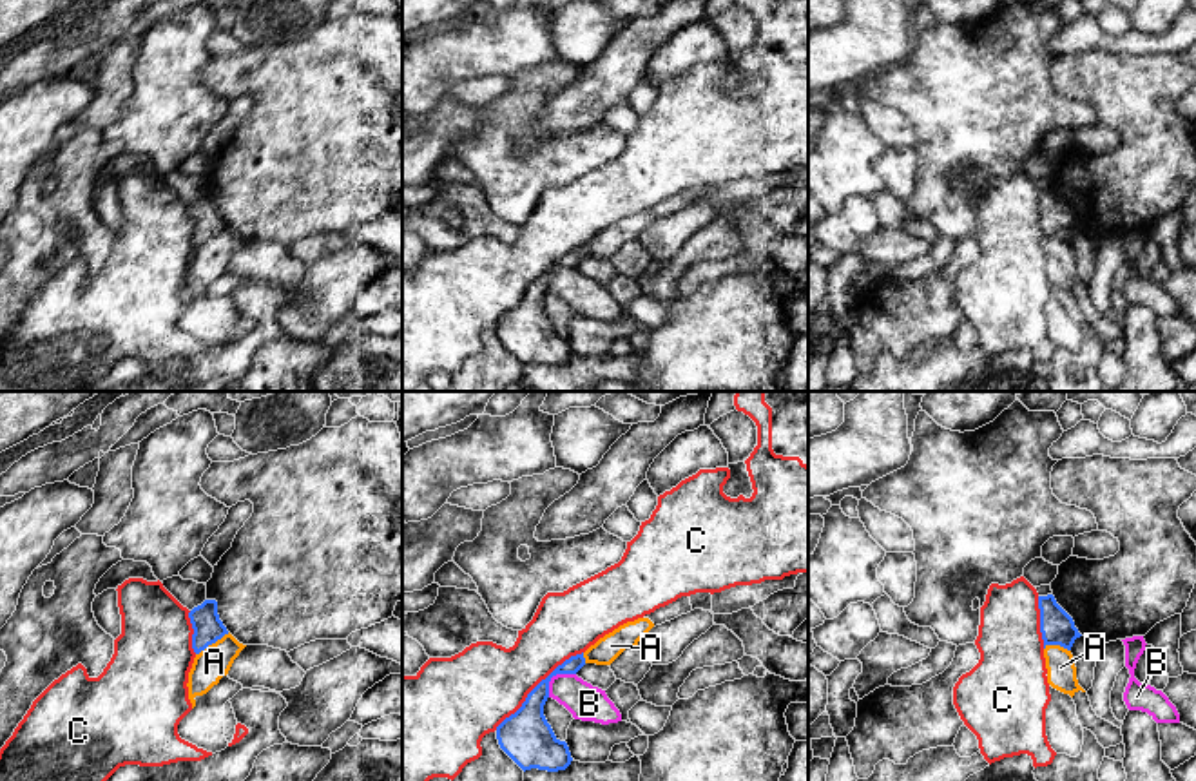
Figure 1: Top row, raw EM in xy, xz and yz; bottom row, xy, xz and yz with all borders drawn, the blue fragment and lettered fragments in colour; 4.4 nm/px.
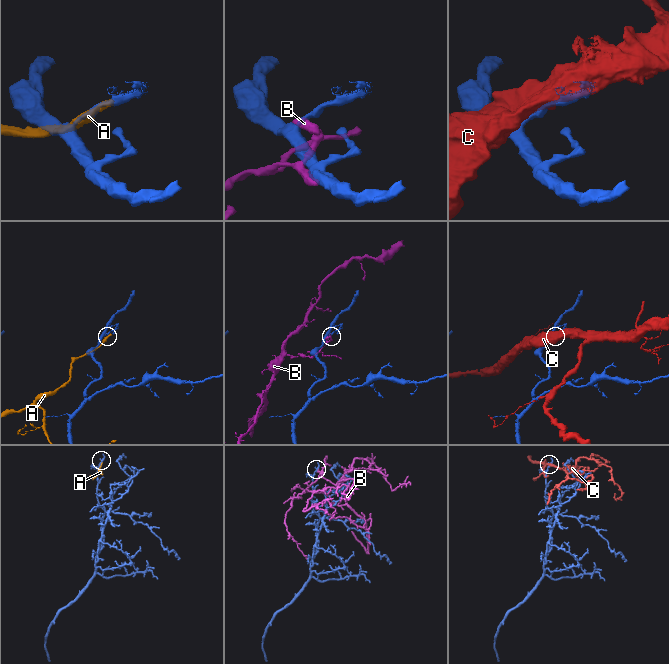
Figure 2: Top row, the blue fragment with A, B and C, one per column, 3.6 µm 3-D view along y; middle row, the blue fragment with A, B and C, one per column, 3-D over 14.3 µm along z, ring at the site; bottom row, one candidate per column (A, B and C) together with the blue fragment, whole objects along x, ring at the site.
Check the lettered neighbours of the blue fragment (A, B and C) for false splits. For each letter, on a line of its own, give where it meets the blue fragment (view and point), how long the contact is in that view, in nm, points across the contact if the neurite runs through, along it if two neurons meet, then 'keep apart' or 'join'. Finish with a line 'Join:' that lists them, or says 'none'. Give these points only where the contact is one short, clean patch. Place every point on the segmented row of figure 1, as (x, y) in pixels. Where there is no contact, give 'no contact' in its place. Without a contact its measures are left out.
A: xy (212, 642) | 180 nm | keep apart
B: xz (553, 674) | 170 nm | along xz (575, 673), (557, 673), (549, 682), (548, 696) | keep apart
C: xz (537, 685) | 500 nm | keep apart
Join: none

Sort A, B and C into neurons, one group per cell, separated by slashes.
A / B / C

